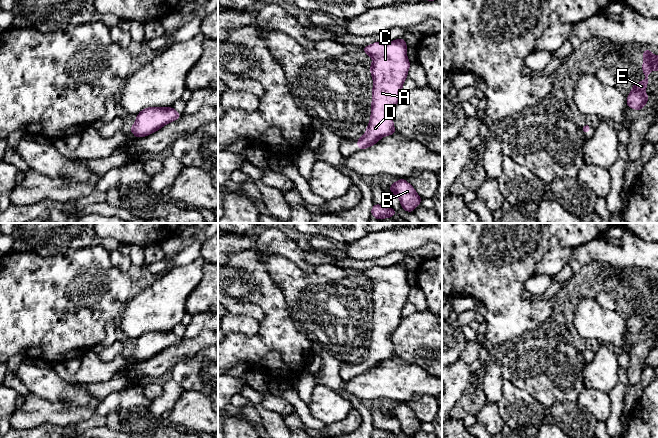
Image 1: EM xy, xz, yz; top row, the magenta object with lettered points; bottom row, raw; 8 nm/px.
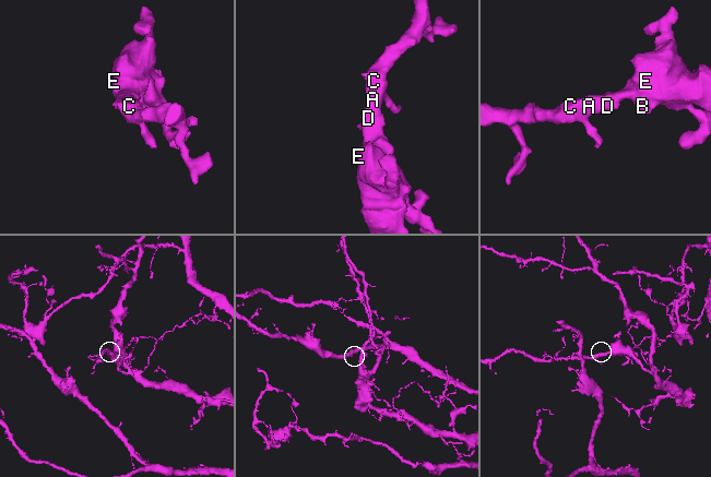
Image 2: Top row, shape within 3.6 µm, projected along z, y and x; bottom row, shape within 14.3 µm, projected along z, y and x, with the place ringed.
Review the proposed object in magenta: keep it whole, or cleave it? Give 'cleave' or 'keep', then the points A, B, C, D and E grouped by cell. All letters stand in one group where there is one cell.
keep; groups A B C D E

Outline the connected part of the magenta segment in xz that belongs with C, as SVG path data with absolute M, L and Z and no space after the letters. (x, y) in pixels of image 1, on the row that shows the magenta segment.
M403 38L388 43L374 42L363 47L363 51L373 58L370 71L374 85L371 117L366 132L357 140L358 150L371 147L382 137L396 133L391 113L401 98L402 85L410 68Z

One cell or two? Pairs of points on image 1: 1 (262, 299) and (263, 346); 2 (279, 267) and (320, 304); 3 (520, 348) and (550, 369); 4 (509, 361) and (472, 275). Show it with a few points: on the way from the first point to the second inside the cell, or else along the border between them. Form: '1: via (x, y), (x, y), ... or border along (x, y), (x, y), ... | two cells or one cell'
1: via (269, 311), (269, 334) | one cell
2: via (289, 277), (310, 298) | one cell
3: via (527, 355), (533, 361), (543, 365) | one cell
4: border along (525, 332), (506, 346) | two cells

